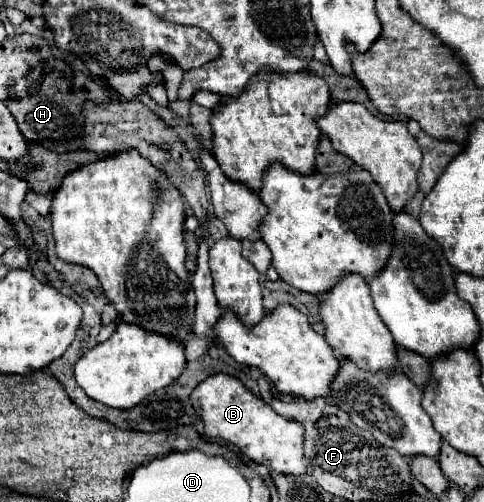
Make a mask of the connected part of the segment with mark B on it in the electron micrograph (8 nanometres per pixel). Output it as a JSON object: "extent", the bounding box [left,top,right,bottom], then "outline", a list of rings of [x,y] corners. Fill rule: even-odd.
{"extent":[192,373,306,475],"outline":[[[226,373],[210,375],[192,391],[192,405],[200,411],[204,431],[208,437],[224,439],[238,445],[238,449],[252,461],[266,465],[278,473],[300,475],[306,471],[302,449],[302,423],[278,415],[262,397],[254,395],[240,379]]]}

